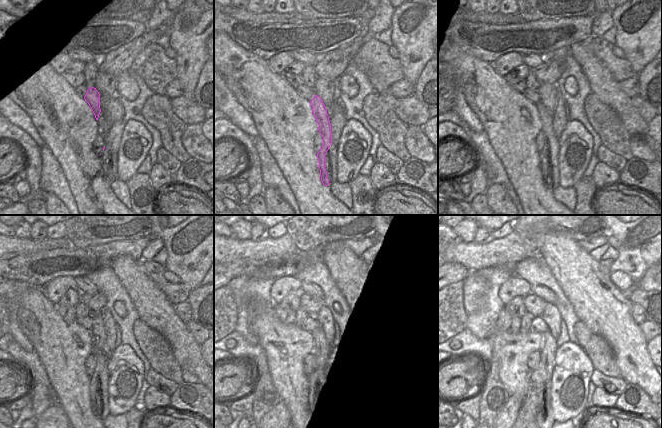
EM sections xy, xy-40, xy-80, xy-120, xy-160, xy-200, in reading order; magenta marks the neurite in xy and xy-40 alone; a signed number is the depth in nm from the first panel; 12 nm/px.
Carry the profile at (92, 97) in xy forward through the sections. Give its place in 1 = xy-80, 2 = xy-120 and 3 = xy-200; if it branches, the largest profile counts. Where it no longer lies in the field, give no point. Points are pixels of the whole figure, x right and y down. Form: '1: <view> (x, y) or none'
1: xy-80 (546, 116)
2: xy-120 (97, 406)
3: xy-200 (544, 418)

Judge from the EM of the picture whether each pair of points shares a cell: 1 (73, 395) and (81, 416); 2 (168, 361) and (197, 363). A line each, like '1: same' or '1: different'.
1: same
2: different

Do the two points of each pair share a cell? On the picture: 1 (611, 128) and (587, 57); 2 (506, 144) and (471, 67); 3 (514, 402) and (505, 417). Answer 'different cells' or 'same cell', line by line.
1: different cells
2: same cell
3: same cell

